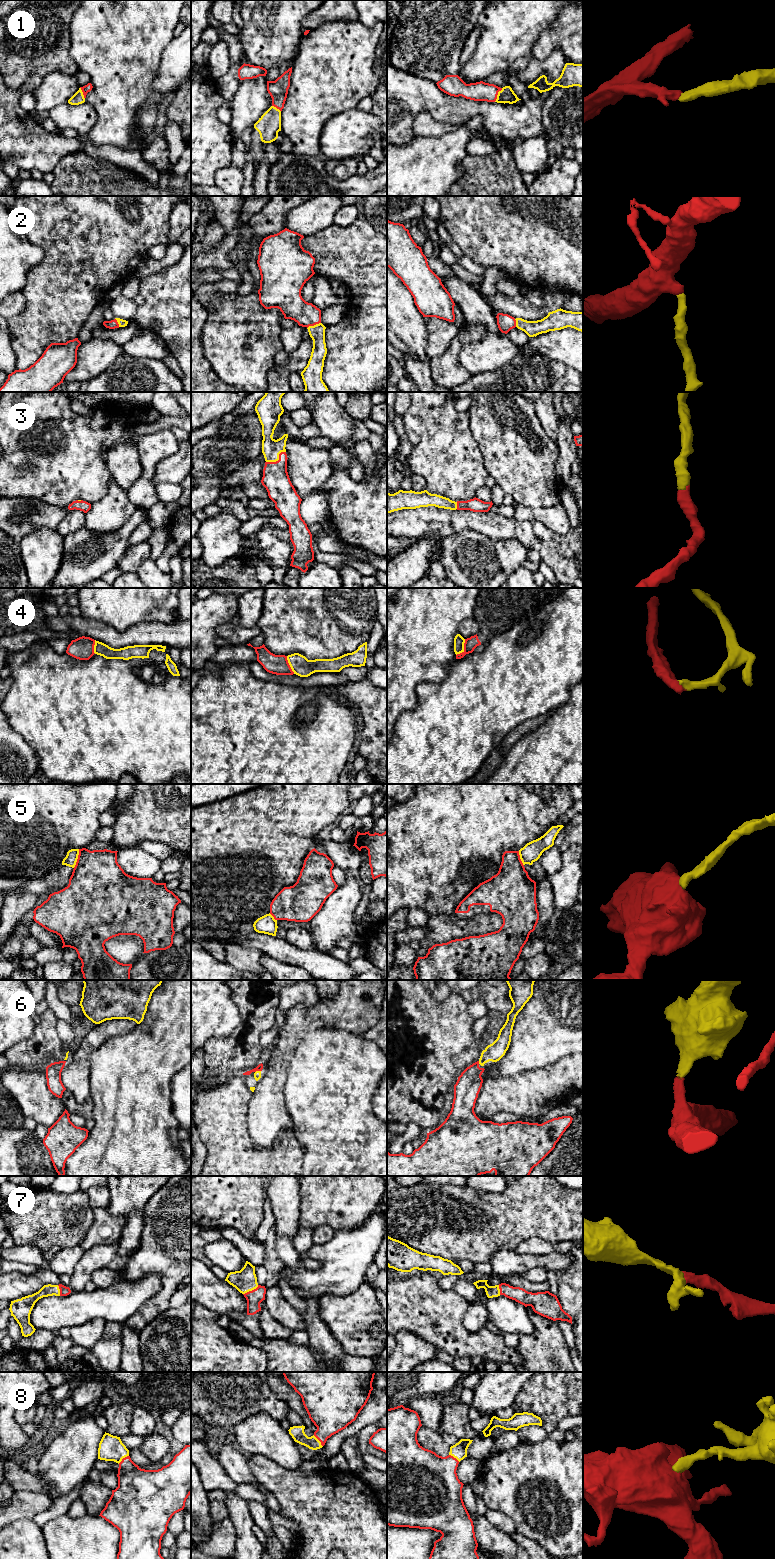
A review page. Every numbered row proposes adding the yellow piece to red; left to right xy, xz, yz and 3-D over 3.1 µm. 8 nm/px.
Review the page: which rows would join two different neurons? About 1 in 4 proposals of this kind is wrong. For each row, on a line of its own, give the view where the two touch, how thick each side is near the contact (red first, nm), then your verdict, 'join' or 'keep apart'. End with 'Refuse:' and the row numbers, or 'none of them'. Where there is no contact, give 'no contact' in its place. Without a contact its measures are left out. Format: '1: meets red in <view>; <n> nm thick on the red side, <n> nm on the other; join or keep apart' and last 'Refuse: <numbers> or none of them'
1: meets red in yz; 160 nm thick on the red side, 120 nm on the other; join
2: meets red in xz; 200 nm thick on the red side, 130 nm on the other; join
3: meets red in xz; 220 nm thick on the red side, 160 nm on the other; join
4: meets red in yz; 100 nm thick on the red side, 90 nm on the other; keep apart
5: meets red in xy; 440 nm thick on the red side, 100 nm on the other; keep apart
6: meets red in yz; 200 nm thick on the red side, 150 nm on the other; join
7: meets red in xz; 120 nm thick on the red side, 190 nm on the other; join
8: meets red in xy; 300 nm thick on the red side, 200 nm on the other; join
Refuse: 4, 5

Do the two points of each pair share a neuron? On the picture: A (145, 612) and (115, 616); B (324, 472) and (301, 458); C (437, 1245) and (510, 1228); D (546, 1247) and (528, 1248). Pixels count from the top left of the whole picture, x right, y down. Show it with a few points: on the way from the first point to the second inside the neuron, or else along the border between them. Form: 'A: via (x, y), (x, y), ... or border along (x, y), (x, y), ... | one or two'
A: via (138, 612), (122, 612) | one
B: via (318, 470), (311, 464), (307, 464) | one
C: via (455, 1236), (492, 1232) | one
D: via (542, 1247), (532, 1247) | one

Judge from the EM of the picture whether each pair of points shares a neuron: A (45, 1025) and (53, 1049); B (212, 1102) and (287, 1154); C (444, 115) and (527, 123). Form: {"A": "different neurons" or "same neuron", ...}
{"A": "same neuron", "B": "same neuron", "C": "same neuron"}

